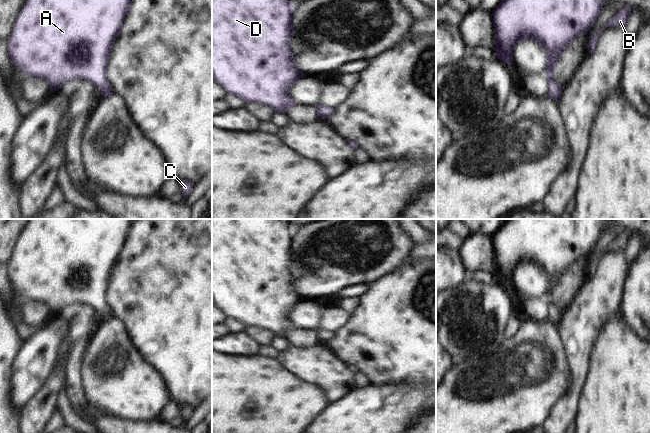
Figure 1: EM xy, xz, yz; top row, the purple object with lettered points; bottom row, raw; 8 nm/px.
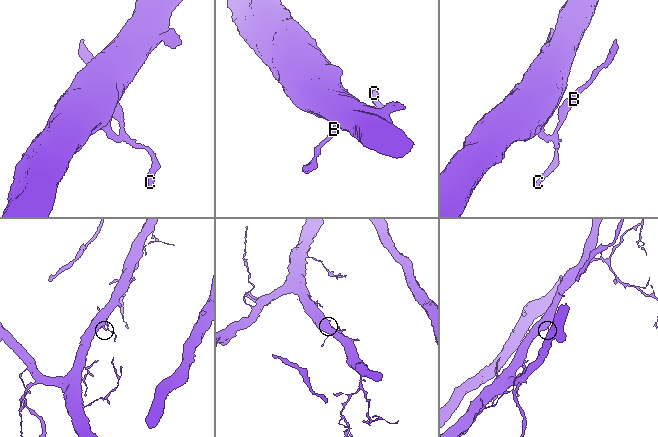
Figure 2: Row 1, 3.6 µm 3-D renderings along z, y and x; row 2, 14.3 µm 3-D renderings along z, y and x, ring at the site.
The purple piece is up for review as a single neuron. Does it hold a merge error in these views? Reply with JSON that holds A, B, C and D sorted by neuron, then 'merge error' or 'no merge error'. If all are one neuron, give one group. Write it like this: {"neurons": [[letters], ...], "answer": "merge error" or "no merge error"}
{"neurons": [["A", "B", "C", "D"]], "answer": "no merge error"}

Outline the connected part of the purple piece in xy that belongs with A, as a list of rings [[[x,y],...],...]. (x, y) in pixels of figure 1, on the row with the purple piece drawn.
[[[27,0],[8,39],[8,54],[26,76],[46,80],[50,91],[58,91],[65,83],[75,79],[91,82],[102,90],[103,98],[114,92],[107,77],[107,66],[112,46],[130,13],[133,0]]]

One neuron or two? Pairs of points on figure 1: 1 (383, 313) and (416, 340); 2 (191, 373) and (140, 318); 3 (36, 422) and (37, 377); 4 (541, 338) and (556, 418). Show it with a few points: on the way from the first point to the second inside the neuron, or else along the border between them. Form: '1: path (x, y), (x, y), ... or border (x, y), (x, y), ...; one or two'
1: path (391, 321), (400, 330), (408, 332); one
2: path (181, 359), (154, 332); one
3: border (51, 373), (44, 385), (22, 410); two
4: border (567, 385), (567, 388), (558, 398), (543, 422); two

